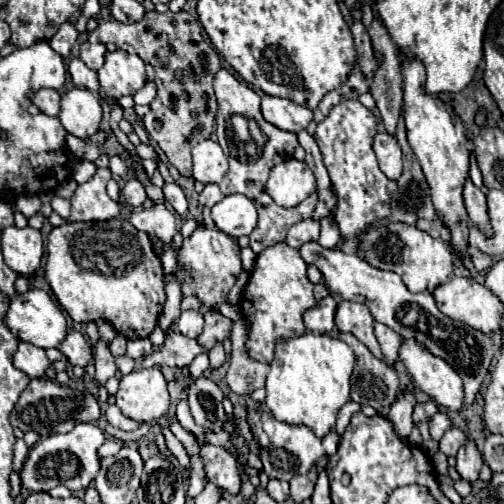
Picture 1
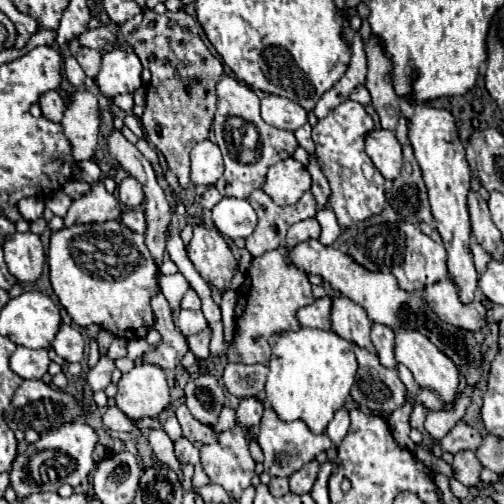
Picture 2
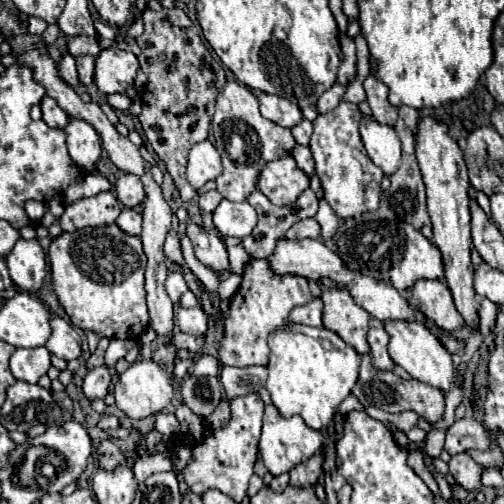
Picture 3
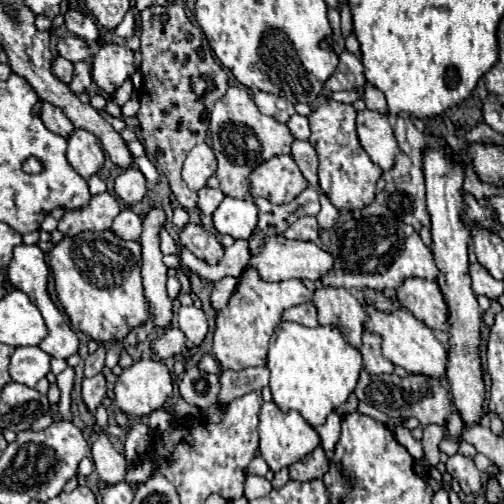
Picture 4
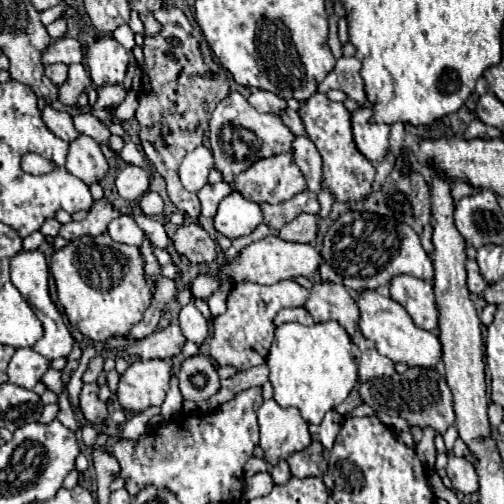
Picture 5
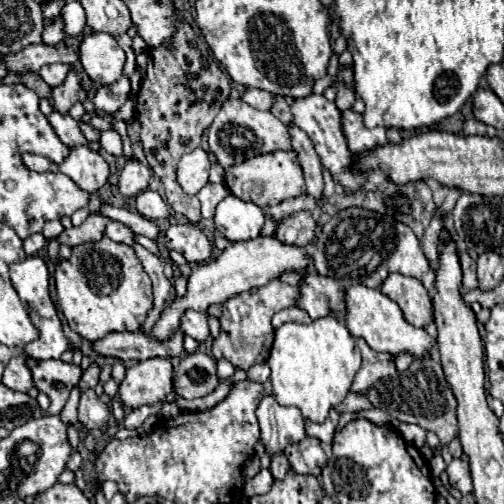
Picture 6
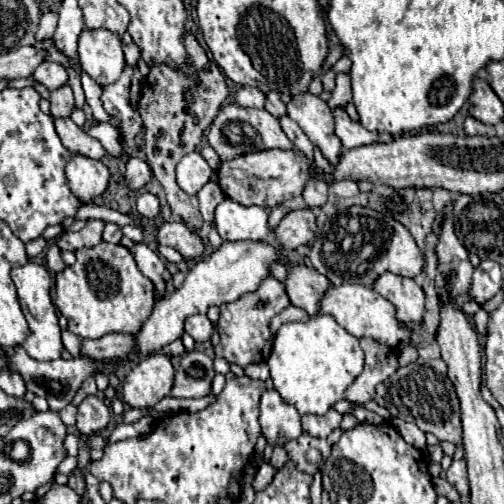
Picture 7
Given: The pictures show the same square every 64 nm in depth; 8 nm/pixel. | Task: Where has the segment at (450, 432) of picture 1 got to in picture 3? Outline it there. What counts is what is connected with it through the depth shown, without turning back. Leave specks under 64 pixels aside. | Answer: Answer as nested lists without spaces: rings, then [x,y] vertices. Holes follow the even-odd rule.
[[[466,414],[462,420],[456,420],[446,432],[444,450],[452,456],[472,448],[486,450],[490,446],[492,446],[492,436],[484,428],[484,424],[474,420],[470,414]]]

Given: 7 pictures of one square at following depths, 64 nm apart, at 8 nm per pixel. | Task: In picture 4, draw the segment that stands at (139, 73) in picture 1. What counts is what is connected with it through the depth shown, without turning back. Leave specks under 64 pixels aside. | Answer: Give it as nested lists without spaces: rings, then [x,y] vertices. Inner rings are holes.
[[[106,42],[92,58],[92,80],[106,94],[114,94],[134,72],[134,52],[124,46]]]

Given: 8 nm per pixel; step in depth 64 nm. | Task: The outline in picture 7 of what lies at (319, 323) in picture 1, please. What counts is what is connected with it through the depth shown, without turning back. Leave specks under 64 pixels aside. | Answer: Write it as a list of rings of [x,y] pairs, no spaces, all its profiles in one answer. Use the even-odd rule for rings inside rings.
[[[288,306],[286,310],[282,310],[280,314],[276,314],[270,322],[270,330],[276,334],[278,328],[286,322],[308,322],[308,314],[302,310],[302,308],[296,308],[296,306]]]

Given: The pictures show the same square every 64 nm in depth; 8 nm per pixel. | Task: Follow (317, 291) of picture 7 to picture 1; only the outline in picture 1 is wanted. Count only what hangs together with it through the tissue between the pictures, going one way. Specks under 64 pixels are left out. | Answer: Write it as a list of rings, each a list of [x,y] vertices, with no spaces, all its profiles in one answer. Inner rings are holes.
[[[342,300],[336,310],[336,328],[340,332],[352,332],[376,358],[384,360],[384,354],[374,336],[374,318],[364,304]]]

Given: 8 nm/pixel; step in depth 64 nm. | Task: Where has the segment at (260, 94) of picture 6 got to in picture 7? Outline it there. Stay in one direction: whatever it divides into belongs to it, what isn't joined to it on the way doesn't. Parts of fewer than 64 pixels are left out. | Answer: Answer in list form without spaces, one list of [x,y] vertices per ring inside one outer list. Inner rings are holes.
[[[242,86],[236,96],[234,96],[234,102],[240,104],[240,106],[248,106],[248,108],[264,108],[264,102],[266,102],[266,94],[258,88],[252,88],[252,86]]]

